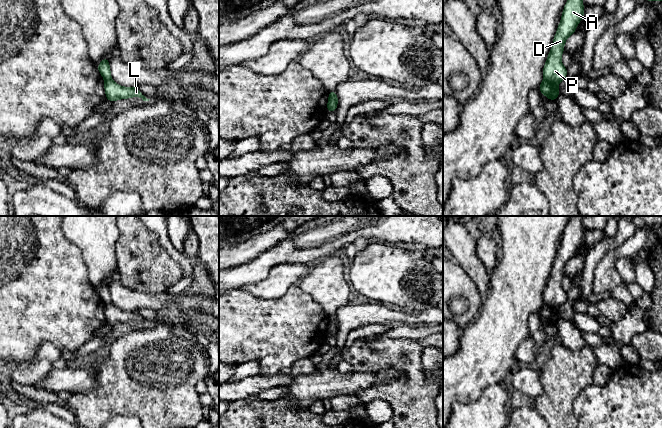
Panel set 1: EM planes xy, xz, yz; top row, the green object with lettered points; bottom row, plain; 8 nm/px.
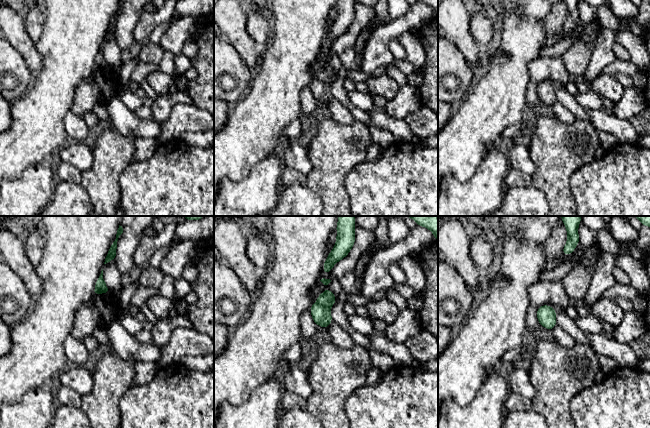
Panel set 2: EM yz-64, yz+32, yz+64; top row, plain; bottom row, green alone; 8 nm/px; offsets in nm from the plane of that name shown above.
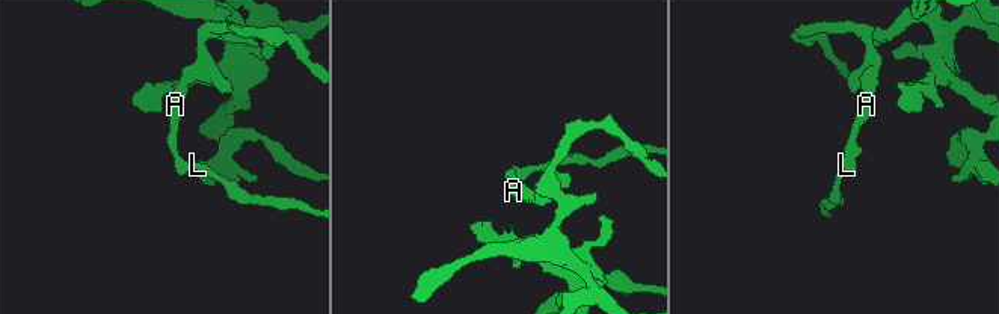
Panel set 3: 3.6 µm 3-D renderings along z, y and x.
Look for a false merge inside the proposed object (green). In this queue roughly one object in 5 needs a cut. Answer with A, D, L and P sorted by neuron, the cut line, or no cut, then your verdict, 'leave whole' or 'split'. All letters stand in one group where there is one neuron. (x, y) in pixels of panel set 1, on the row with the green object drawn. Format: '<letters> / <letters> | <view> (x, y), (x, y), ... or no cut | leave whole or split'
A D P / L | yz (544, 78), (556, 85) | split

